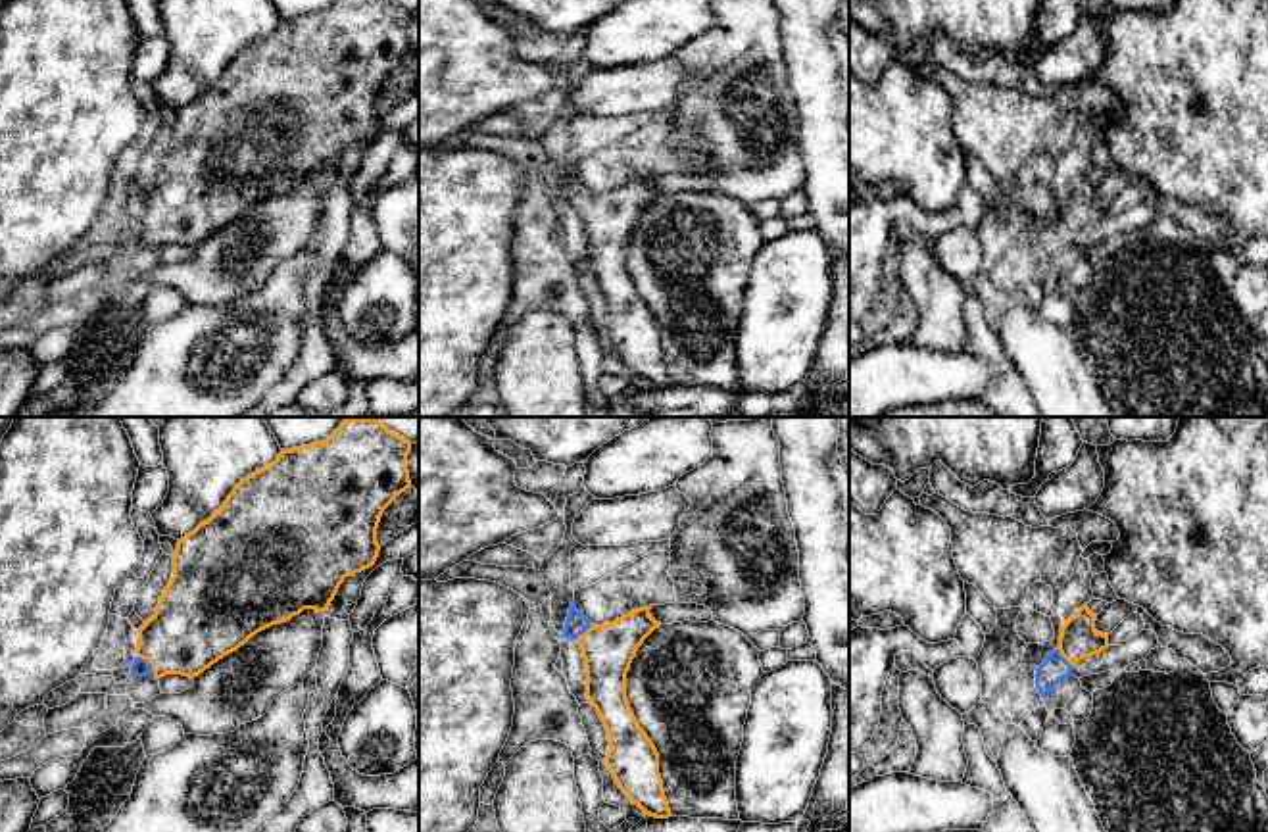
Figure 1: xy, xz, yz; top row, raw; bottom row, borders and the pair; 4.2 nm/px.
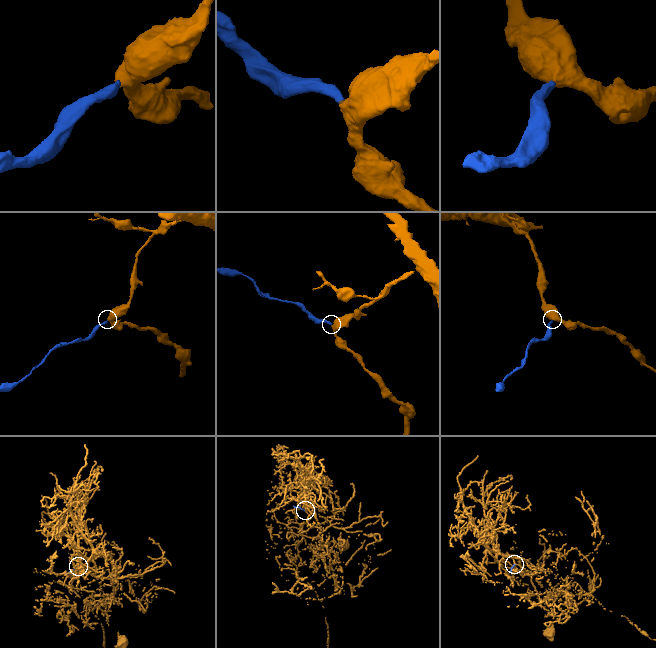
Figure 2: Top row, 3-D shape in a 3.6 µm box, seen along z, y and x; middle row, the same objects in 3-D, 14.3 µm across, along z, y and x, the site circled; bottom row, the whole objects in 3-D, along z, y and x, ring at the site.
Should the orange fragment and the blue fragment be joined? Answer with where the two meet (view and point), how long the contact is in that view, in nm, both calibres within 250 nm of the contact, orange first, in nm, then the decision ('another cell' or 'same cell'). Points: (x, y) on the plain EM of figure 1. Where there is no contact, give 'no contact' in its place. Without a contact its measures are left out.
contact xy (150, 233); length 110 nm; calibres 360 and 80 nm; same cell

